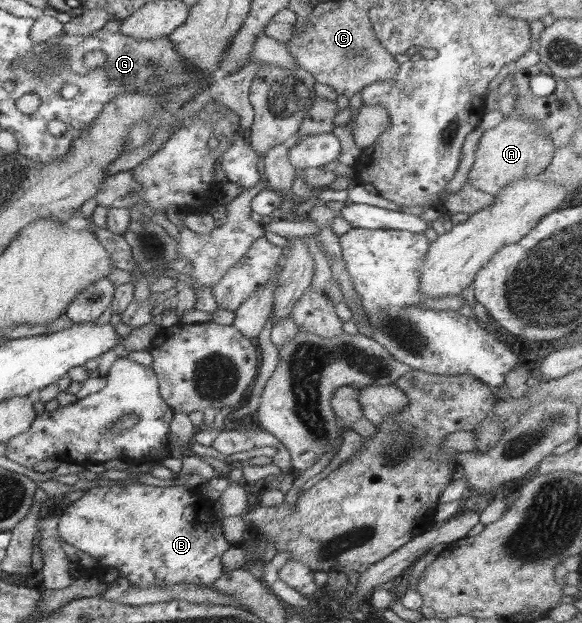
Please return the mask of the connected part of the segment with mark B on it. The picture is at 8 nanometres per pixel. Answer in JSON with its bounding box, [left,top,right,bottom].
[58,482,232,589]

